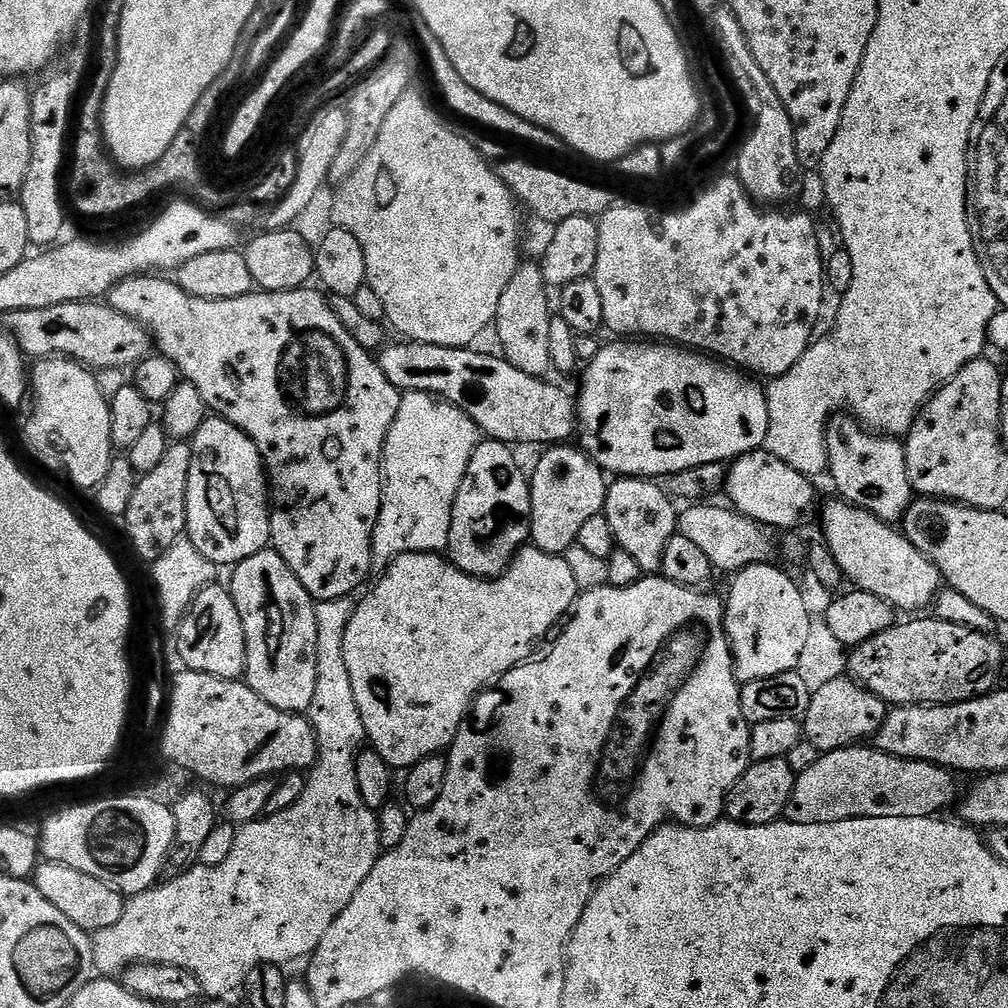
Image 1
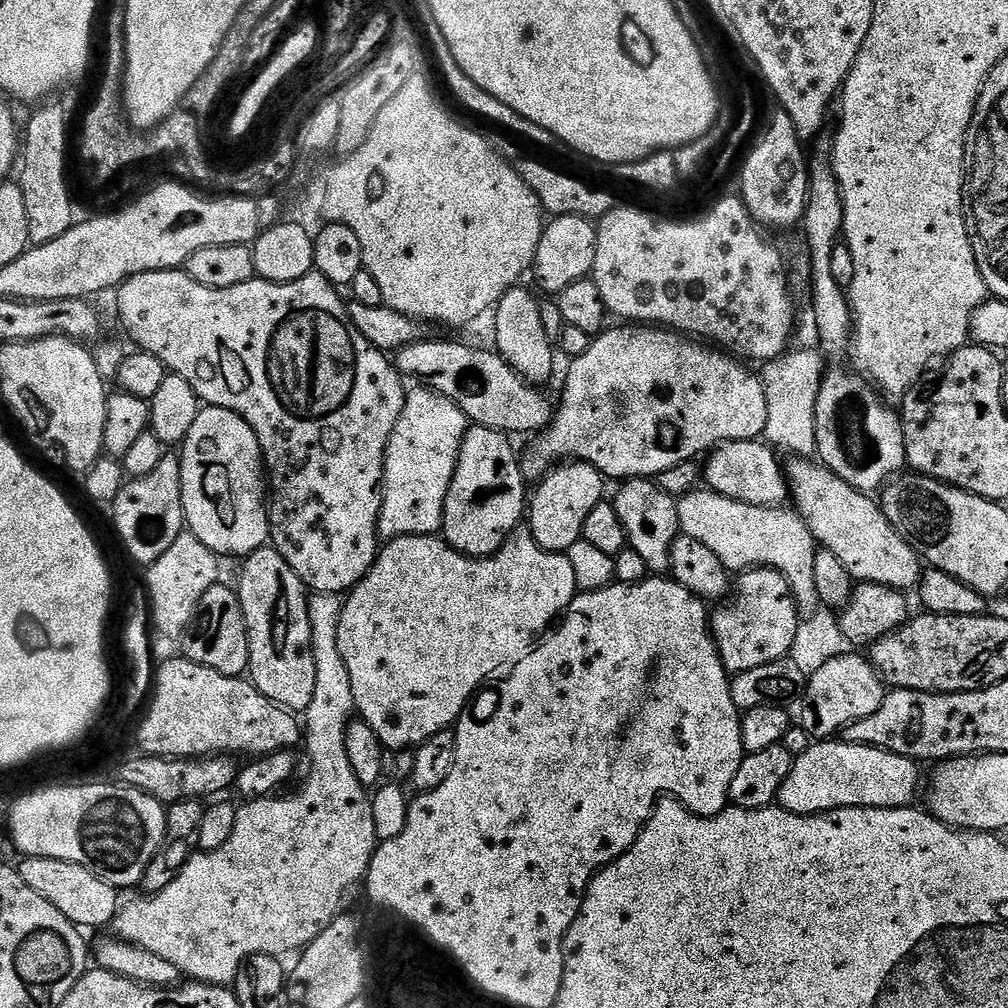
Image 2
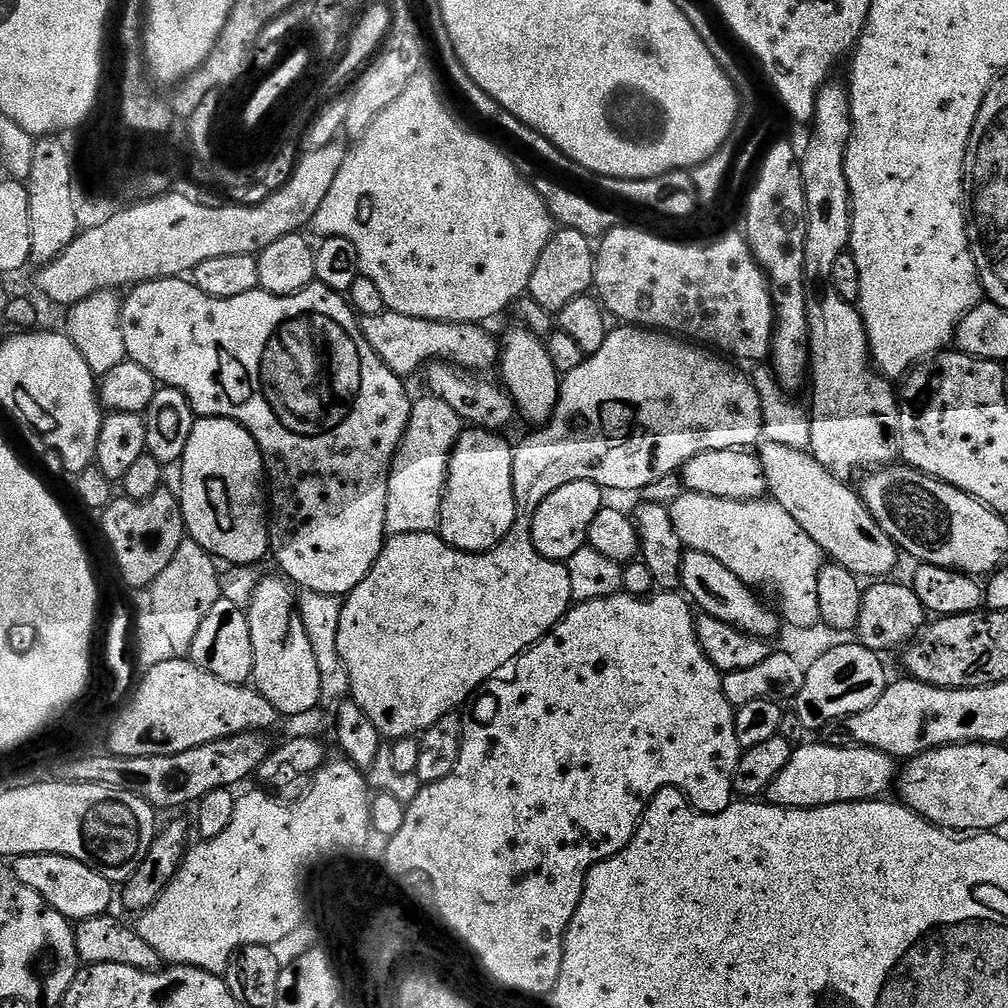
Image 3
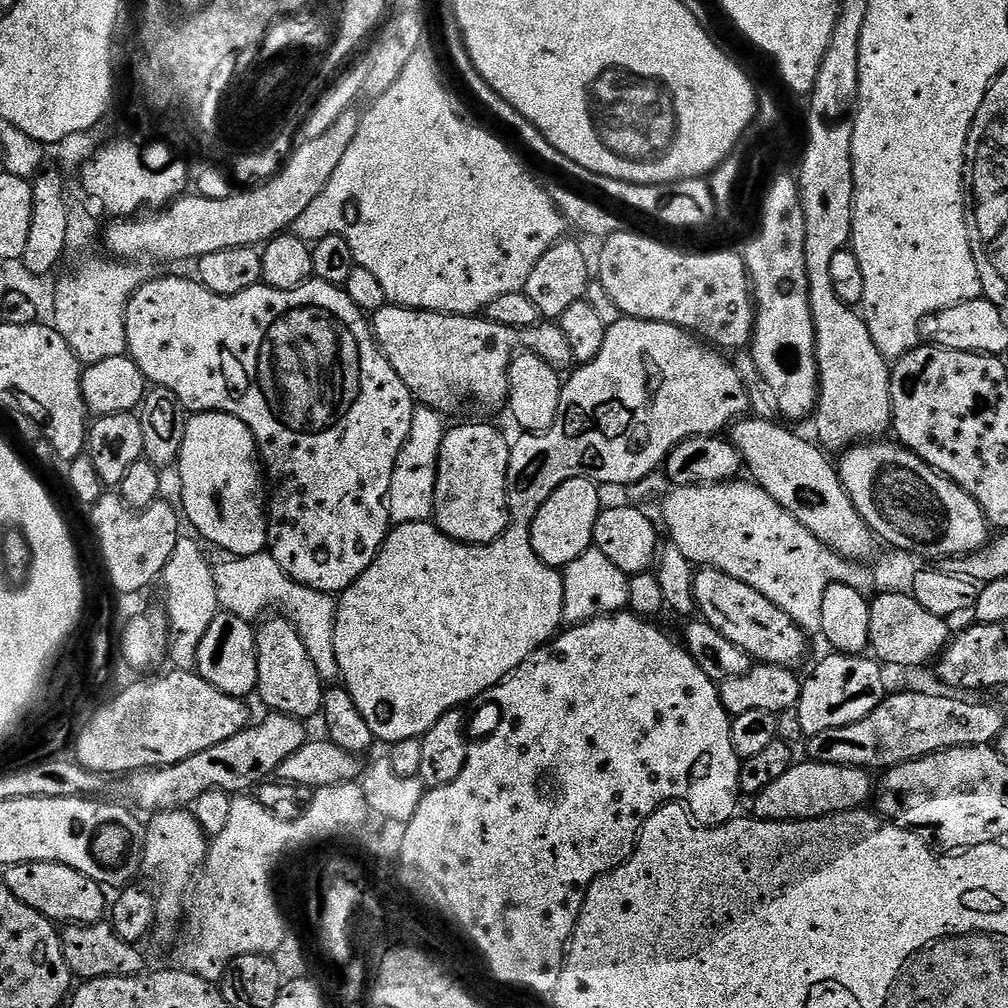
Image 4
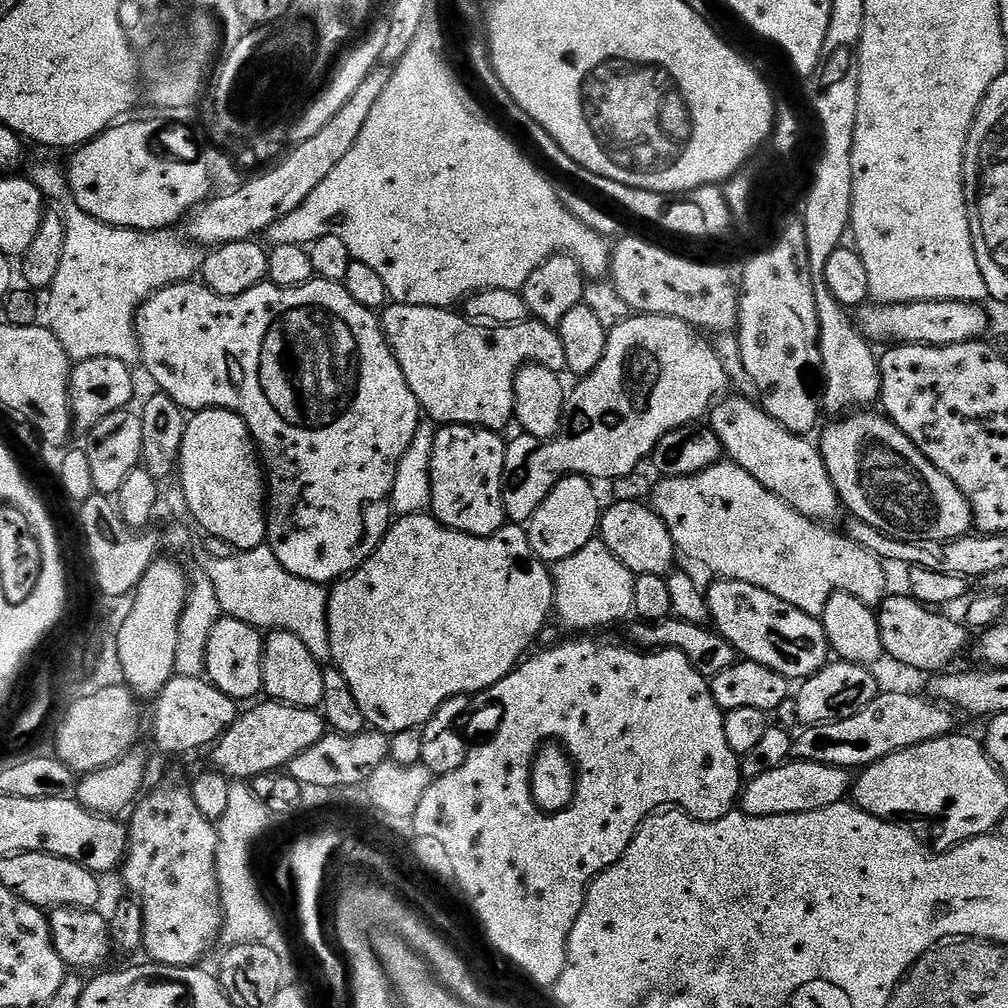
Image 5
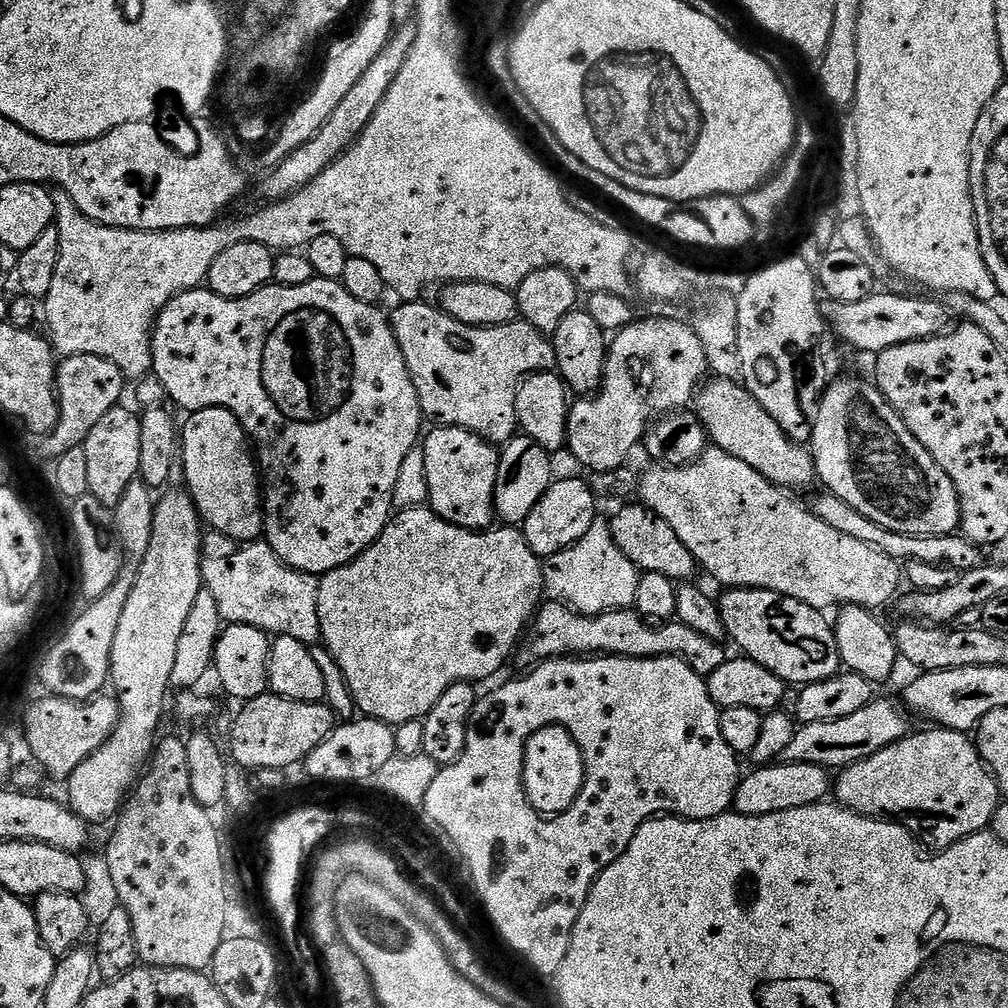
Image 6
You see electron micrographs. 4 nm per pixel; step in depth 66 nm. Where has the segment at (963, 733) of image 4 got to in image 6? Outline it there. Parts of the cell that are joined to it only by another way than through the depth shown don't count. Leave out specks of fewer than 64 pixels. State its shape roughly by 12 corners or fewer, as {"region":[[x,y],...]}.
{"region":[[876,698],[846,718],[800,724],[783,759],[840,770],[909,735]]}

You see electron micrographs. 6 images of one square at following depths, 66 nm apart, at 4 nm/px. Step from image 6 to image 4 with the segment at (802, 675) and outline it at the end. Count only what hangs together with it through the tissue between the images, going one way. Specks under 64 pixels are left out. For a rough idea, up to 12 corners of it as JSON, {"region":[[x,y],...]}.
{"region":[[701,567],[699,615],[766,664],[795,665],[804,629],[754,586]]}

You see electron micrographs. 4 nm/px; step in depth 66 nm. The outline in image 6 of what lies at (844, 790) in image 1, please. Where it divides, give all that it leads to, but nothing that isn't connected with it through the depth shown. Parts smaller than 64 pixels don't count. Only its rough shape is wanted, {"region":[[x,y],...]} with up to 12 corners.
{"region":[[820,764],[756,766],[736,787],[735,811],[765,816],[819,804]]}

